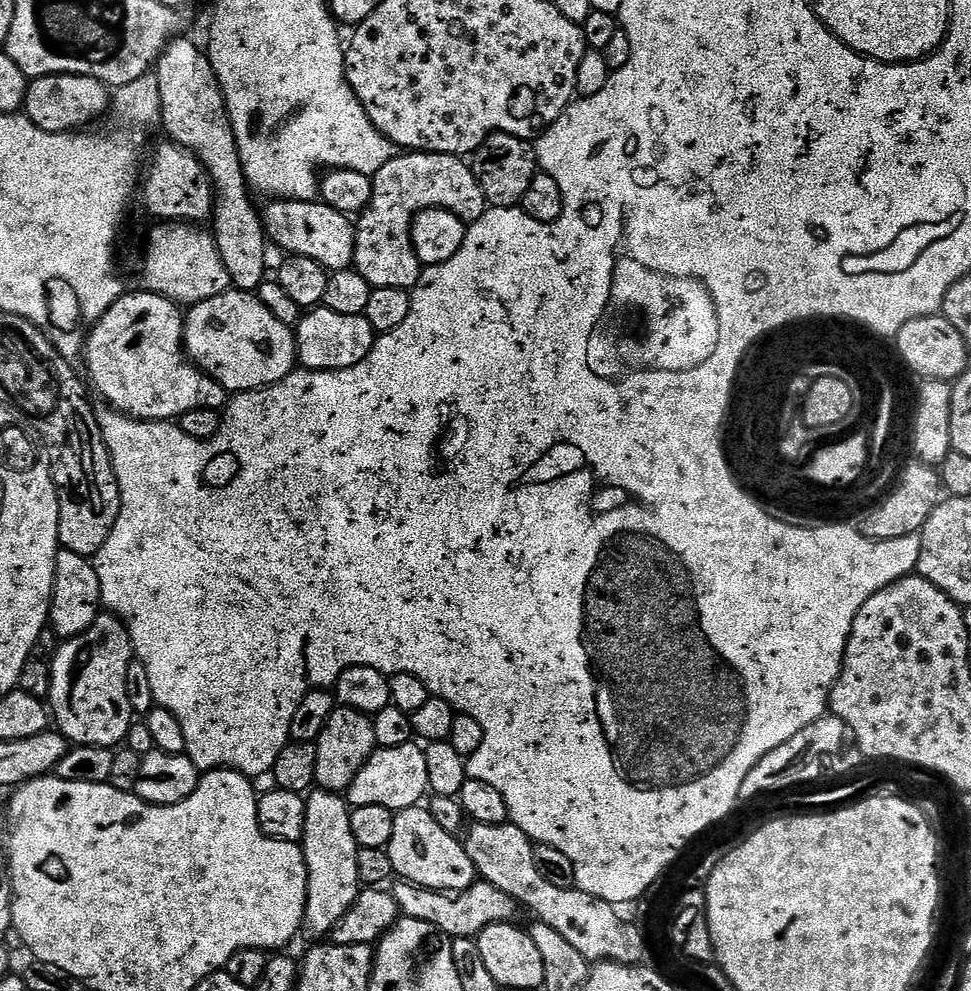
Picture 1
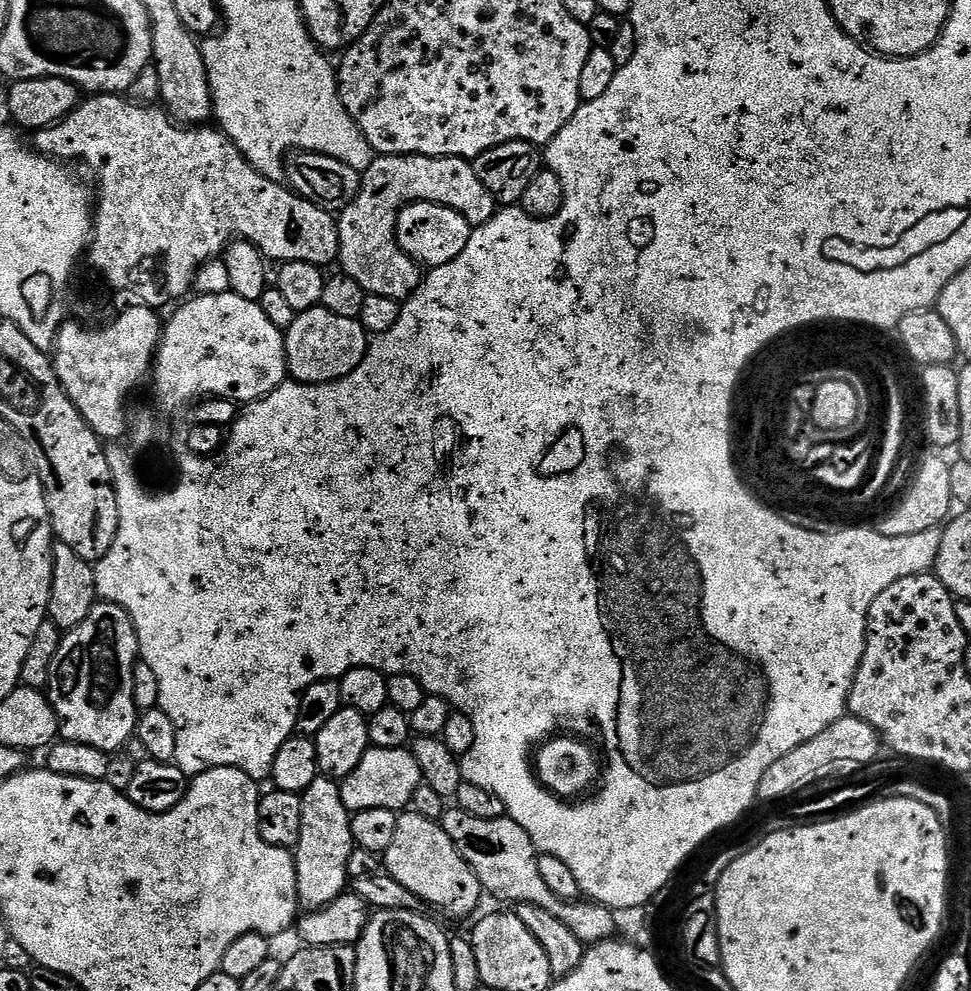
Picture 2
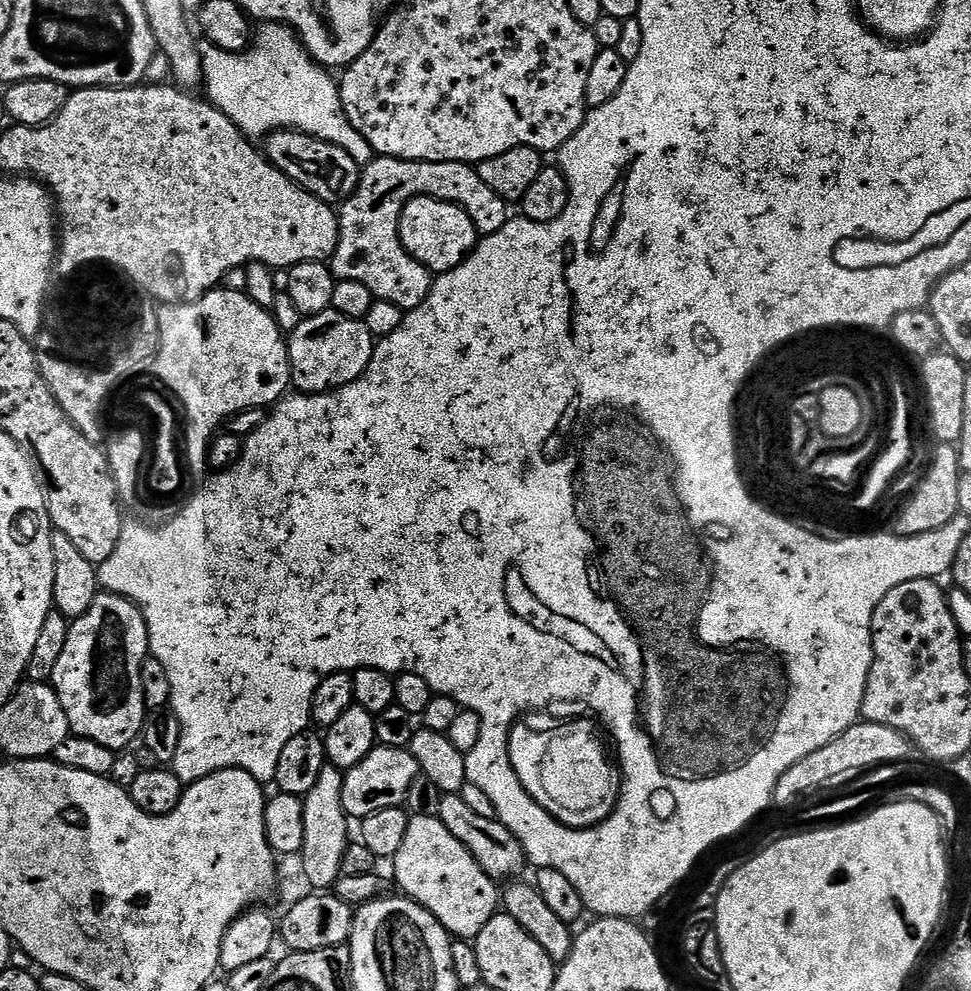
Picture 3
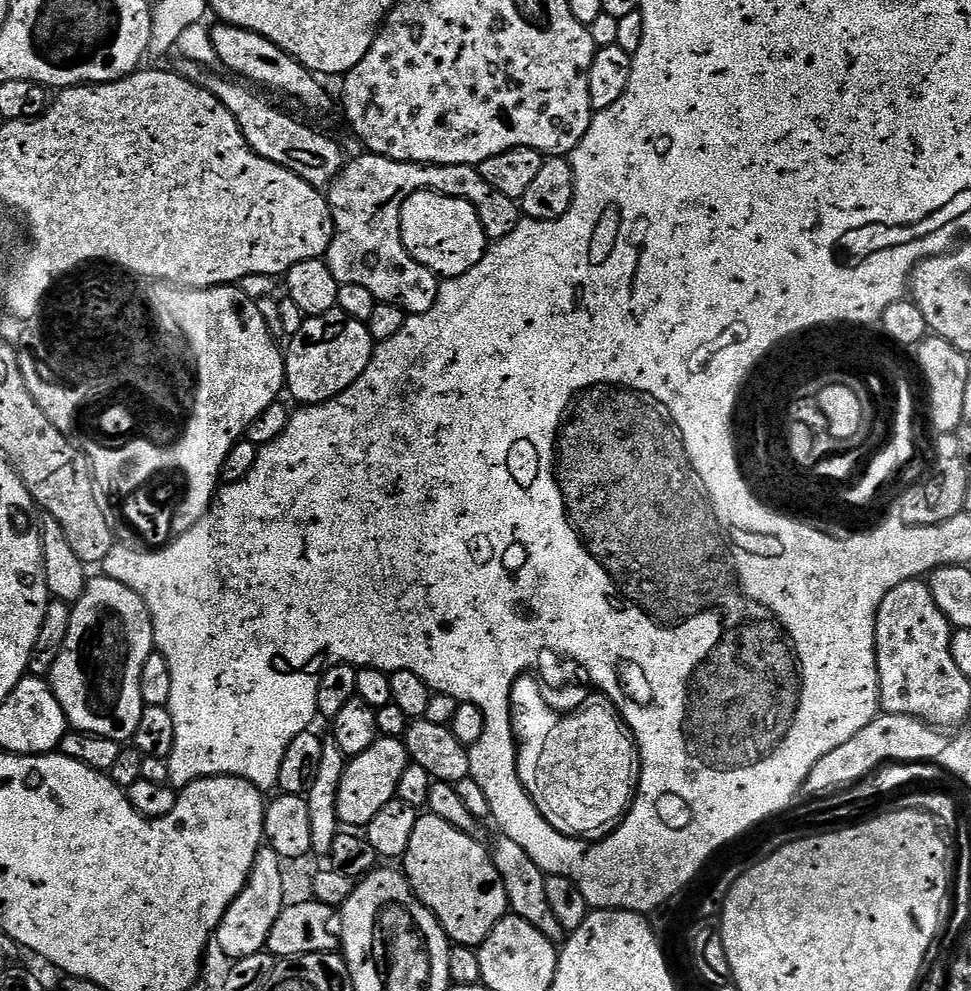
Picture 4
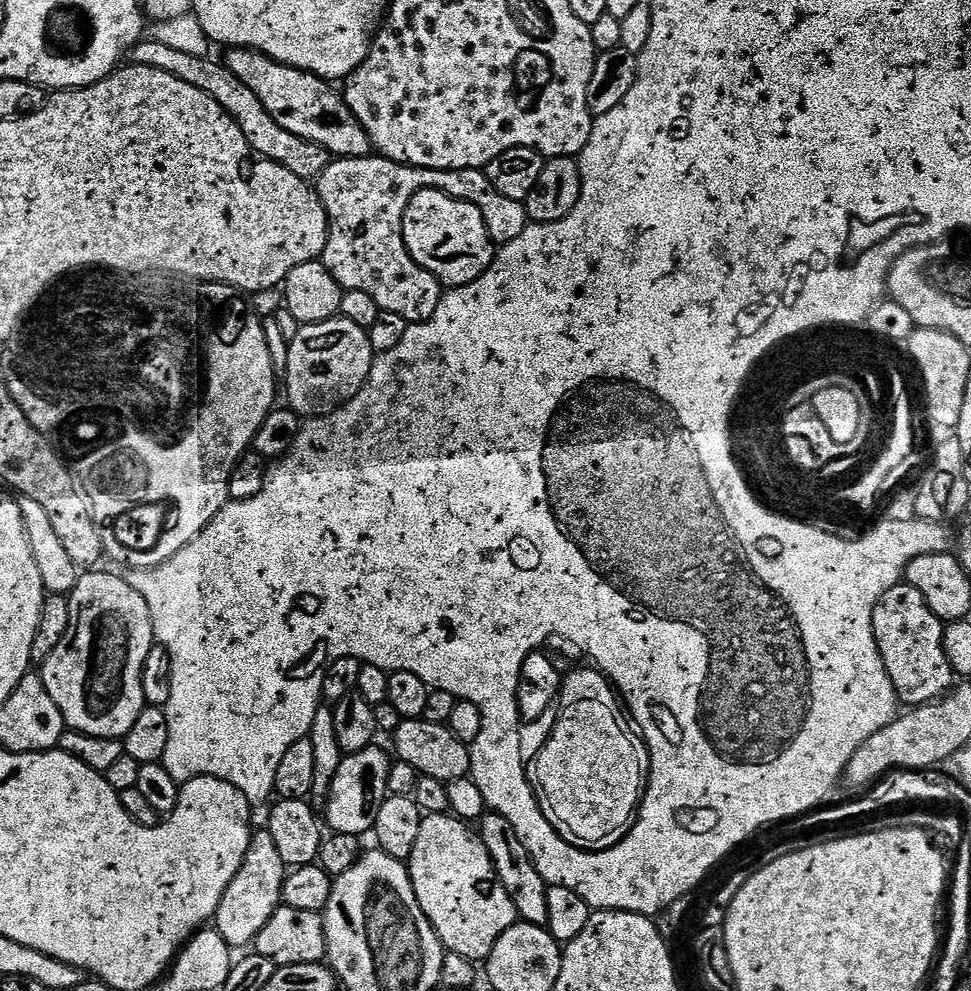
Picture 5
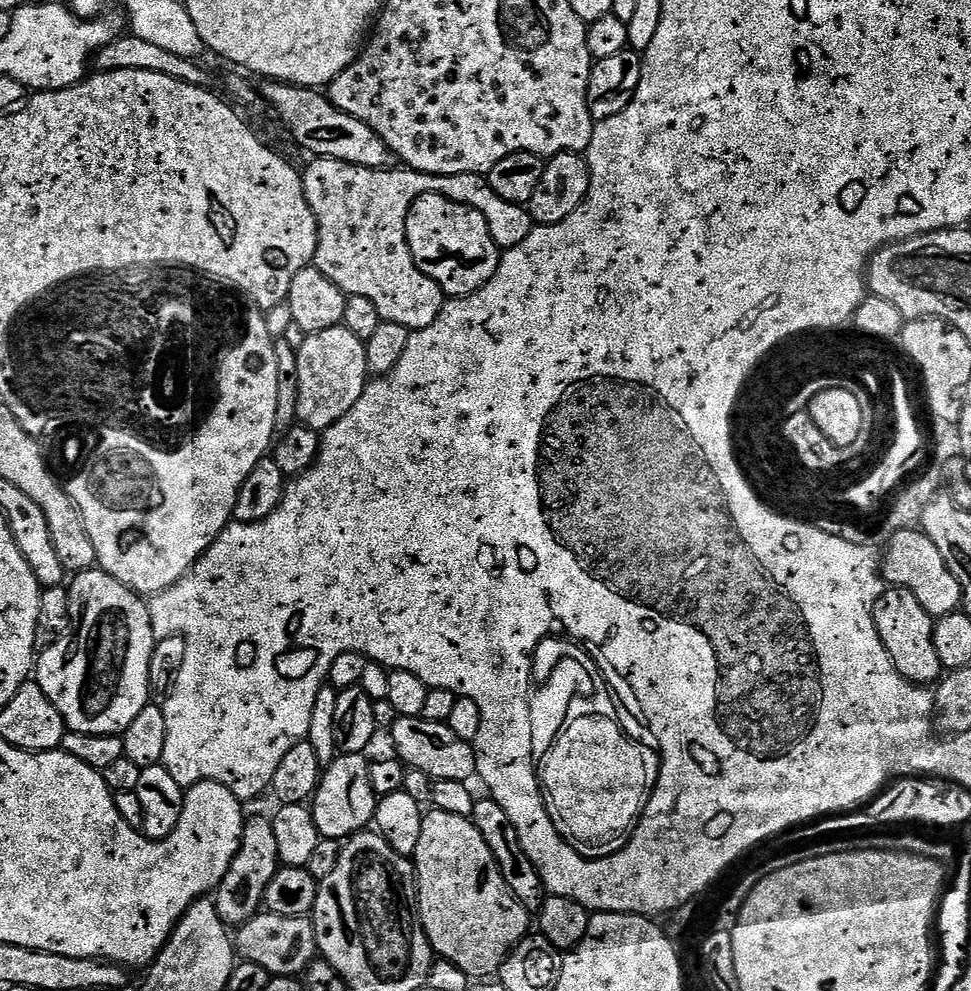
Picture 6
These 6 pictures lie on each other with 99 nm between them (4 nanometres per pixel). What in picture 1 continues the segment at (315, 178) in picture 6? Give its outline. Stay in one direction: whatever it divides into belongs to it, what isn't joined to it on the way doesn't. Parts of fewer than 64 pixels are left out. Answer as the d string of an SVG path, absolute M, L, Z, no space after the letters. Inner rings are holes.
M414 152L398 154L382 170L372 177L372 197L368 207L360 213L355 221L356 249L354 250L354 271L362 274L366 282L374 288L403 288L411 290L420 280L422 265L416 257L412 245L412 220L420 212L431 208L441 208L471 226L483 218L490 205L478 186L478 178L471 167L459 156L447 156L441 152Z

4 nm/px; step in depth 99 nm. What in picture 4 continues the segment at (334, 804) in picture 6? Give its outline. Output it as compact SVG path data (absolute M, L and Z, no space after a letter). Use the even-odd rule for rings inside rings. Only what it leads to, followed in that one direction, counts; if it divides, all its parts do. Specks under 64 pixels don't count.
M377 738L362 754L351 757L345 763L342 782L338 786L338 818L341 825L366 826L386 802L390 802L396 795L398 780L408 769L410 757L403 739Z

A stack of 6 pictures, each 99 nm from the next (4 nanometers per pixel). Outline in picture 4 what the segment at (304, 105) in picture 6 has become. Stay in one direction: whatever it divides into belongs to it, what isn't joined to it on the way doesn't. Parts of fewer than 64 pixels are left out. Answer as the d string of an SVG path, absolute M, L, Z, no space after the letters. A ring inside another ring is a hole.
M216 22L216 25L211 25L210 35L217 61L221 65L224 63L233 72L231 73L233 77L252 86L261 84L262 87L269 88L272 92L281 92L282 95L289 96L290 99L297 100L300 104L305 104L312 112L327 110L328 92L319 84L321 81L307 68L302 67L293 56L286 54L278 46L274 46L274 42L262 38L262 34L254 34L250 30L233 24Z

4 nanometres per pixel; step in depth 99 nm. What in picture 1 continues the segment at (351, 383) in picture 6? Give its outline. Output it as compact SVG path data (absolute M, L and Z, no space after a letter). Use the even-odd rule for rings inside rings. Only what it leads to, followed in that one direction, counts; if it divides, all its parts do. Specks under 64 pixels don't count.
M317 306L307 314L301 315L300 323L295 325L296 355L301 369L310 372L341 372L354 366L370 354L377 333L364 315L334 314L334 310Z

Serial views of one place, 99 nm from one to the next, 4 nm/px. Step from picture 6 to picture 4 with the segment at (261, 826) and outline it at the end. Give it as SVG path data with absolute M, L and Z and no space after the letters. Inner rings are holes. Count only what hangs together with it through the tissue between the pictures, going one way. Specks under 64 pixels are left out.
M267 846L261 847L260 853L248 876L248 884L234 898L234 902L226 910L222 922L216 927L214 944L220 947L224 956L229 956L229 961L235 962L246 958L250 954L265 951L270 930L274 922L278 922L278 914L284 909L284 876L280 873L282 861L274 849Z

